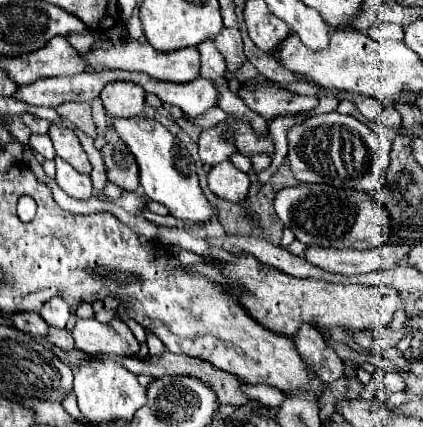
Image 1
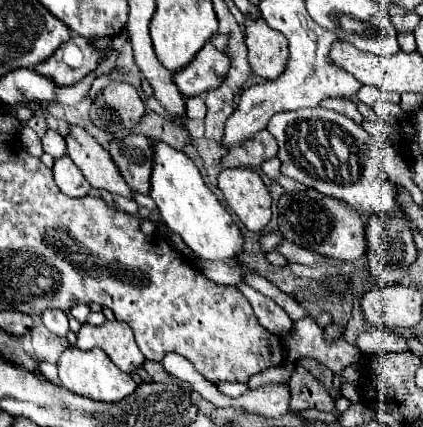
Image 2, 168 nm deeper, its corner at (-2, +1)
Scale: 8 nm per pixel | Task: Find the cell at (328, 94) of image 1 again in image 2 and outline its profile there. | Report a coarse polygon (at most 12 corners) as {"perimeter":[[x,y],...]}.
{"perimeter":[[246,18],[252,70],[278,78],[288,40],[264,18]]}

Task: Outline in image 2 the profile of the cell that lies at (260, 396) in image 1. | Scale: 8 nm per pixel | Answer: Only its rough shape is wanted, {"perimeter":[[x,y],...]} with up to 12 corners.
{"perimeter":[[224,382],[218,384],[228,396],[240,396],[248,390],[242,382]]}

